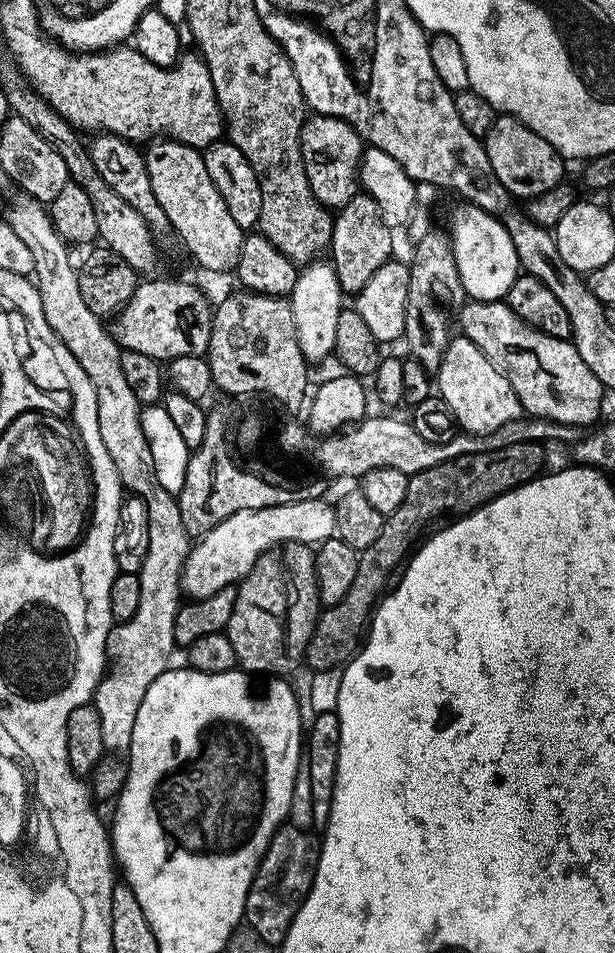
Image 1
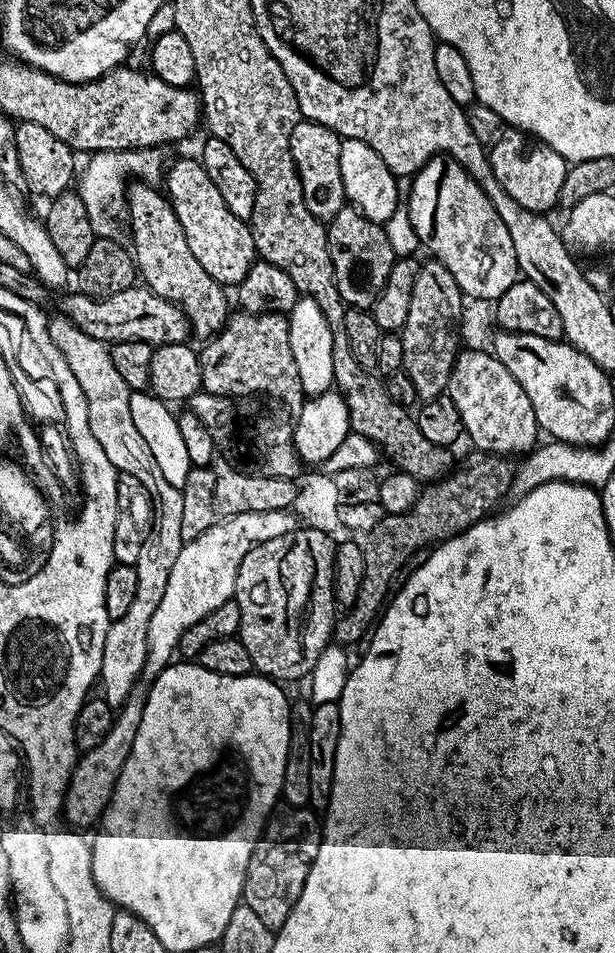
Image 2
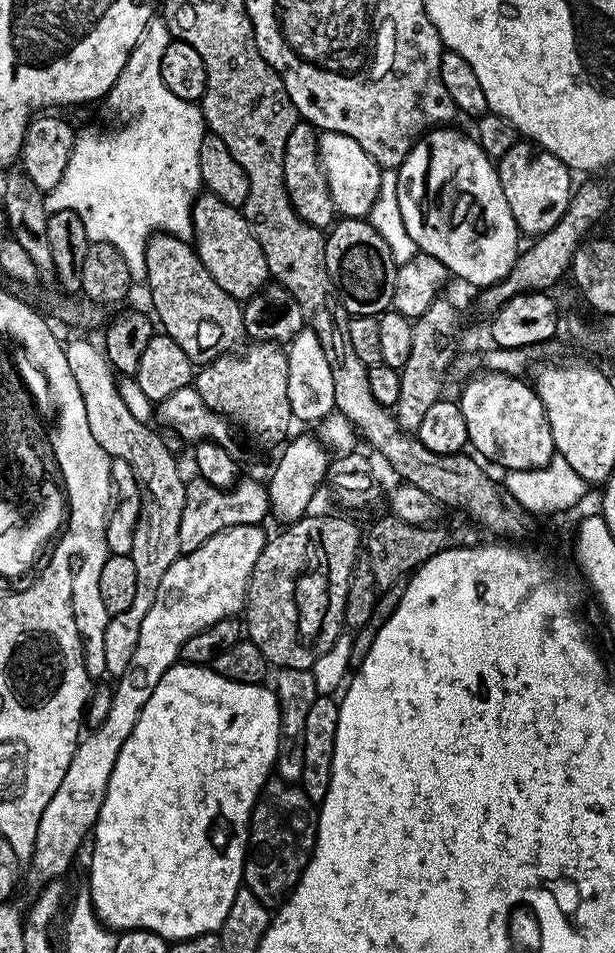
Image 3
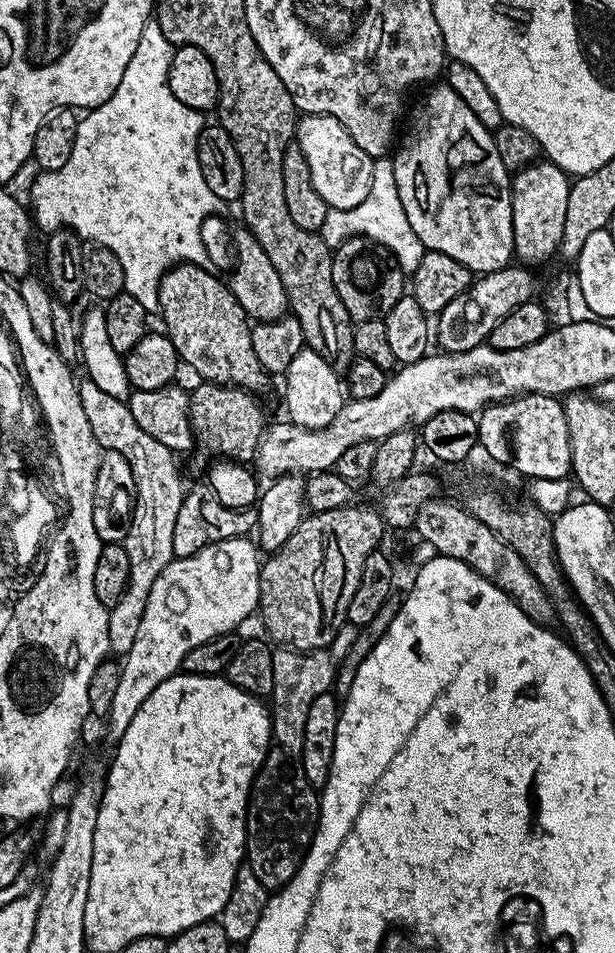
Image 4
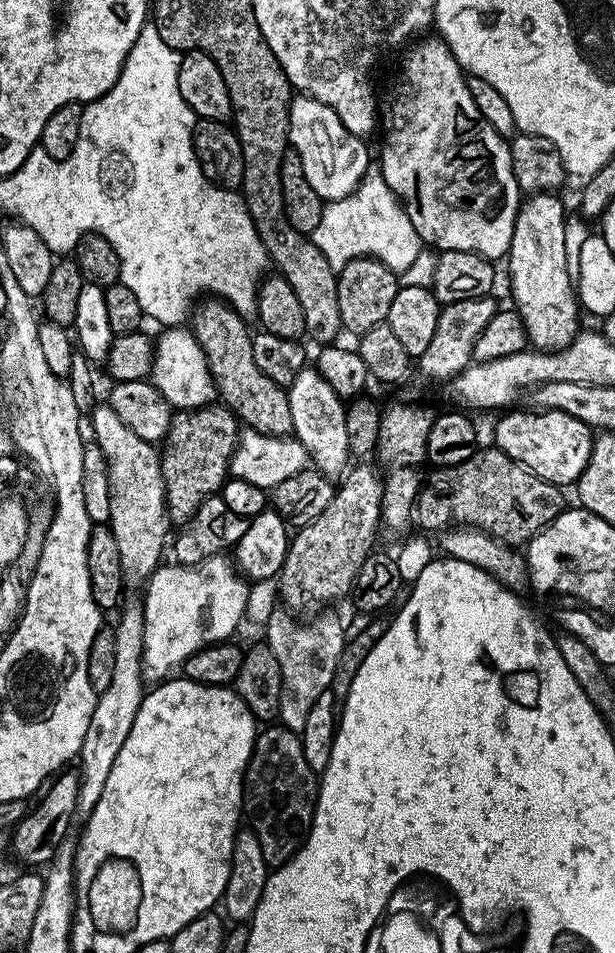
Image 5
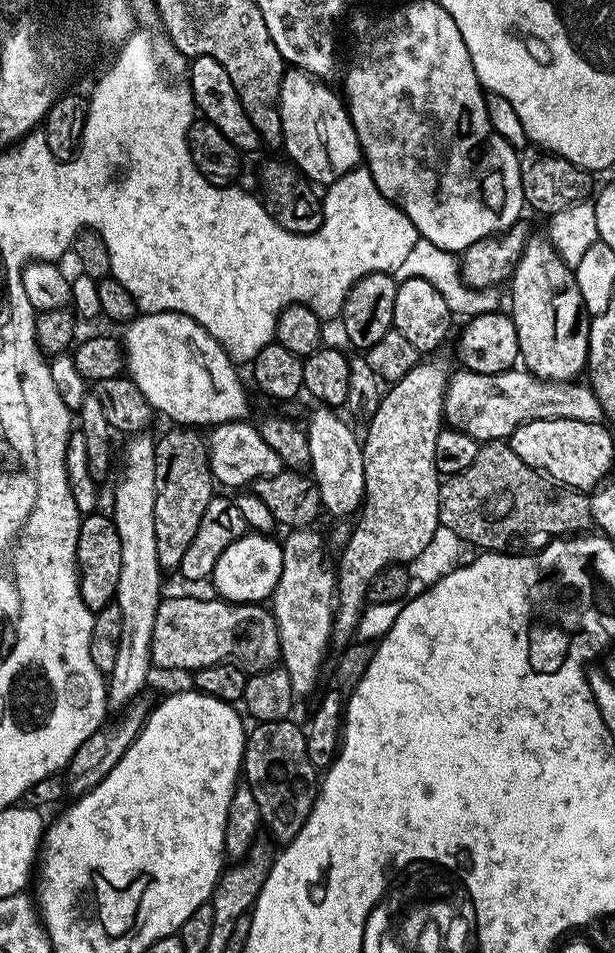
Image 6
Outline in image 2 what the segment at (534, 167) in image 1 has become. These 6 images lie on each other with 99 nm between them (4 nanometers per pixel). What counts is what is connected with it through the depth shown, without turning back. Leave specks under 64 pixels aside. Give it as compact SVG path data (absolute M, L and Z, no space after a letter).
M505 130L502 138L490 145L488 161L494 170L494 178L498 178L502 190L506 190L506 194L510 194L518 206L526 206L526 210L541 214L551 213L551 208L557 207L562 182L570 164L550 146L526 132Z

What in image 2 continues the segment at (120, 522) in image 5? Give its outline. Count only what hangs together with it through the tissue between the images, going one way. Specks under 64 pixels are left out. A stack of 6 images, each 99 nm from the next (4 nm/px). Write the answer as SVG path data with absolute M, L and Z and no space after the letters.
M56 314L49 319L48 333L62 350L62 358L66 358L66 366L78 378L78 386L82 386L82 394L86 394L86 410L90 414L90 430L94 430L94 438L98 438L98 446L106 450L106 458L114 462L117 473L134 474L138 482L148 491L152 499L152 529L142 542L142 554L138 557L135 570L138 574L138 590L134 594L134 602L130 610L122 614L122 618L111 621L108 625L106 642L102 646L102 666L98 677L98 688L101 688L102 699L112 709L119 709L126 702L133 688L144 674L144 663L148 647L146 646L146 630L150 630L150 618L154 610L158 610L158 602L162 602L162 593L166 590L166 582L170 578L170 566L174 566L174 558L183 550L185 541L182 538L182 498L181 489L170 486L166 478L162 478L162 470L158 470L158 462L154 462L154 454L150 454L150 446L138 434L138 426L134 426L134 418L130 418L130 394L132 393L122 382L118 370L114 367L109 345L98 338L90 338L90 334L82 334L65 316Z

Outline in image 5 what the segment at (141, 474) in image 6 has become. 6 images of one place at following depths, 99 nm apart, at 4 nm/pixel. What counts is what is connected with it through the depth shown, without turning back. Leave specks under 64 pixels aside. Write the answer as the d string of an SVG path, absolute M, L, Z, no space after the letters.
M140 602L126 604L123 605L125 608L120 621L114 624L114 674L110 686L106 686L106 690L97 695L94 714L90 714L90 726L86 726L86 738L82 738L80 747L80 788L76 791L75 813L75 819L80 822L87 822L94 806L98 806L98 798L102 798L102 790L106 786L106 778L110 778L110 769L114 767L114 758L118 758L118 750L122 750L122 745L126 743L126 737L130 735L130 726L134 726L134 718L146 695L146 681L142 670L144 606Z

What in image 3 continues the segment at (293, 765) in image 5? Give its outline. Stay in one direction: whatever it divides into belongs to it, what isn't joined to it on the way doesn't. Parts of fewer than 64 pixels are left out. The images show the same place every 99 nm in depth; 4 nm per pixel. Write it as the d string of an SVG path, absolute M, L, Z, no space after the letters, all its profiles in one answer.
M279 778L269 779L265 784L248 827L248 854L244 857L242 881L243 887L248 888L258 902L276 906L288 899L316 848L317 819L317 805L303 788Z

